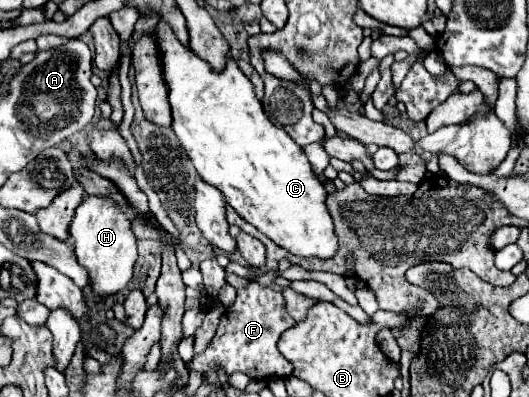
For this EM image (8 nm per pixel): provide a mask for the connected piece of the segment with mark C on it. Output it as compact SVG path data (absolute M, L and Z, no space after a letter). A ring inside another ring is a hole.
M159 22L153 32L163 52L161 62L165 82L169 86L169 104L173 108L173 130L181 140L181 146L189 154L193 166L197 168L201 180L215 186L223 194L227 204L243 220L253 224L259 232L263 232L267 238L271 238L277 246L285 248L287 252L301 258L333 258L339 248L339 238L335 234L333 220L325 204L327 192L315 176L315 172L311 170L311 164L303 148L295 144L295 140L283 128L275 128L275 124L267 118L261 102L255 98L253 84L249 84L245 74L239 70L237 61L229 58L227 64L231 66L217 74L205 60L201 60L199 56L195 56L195 52L185 48L173 36L173 30L165 22Z

